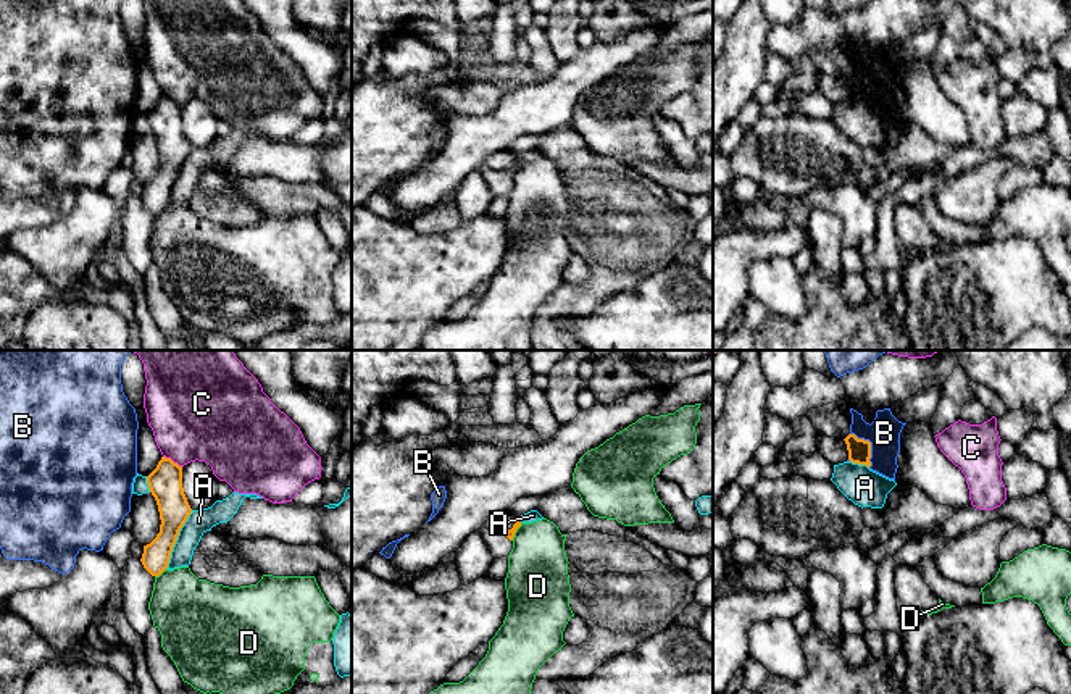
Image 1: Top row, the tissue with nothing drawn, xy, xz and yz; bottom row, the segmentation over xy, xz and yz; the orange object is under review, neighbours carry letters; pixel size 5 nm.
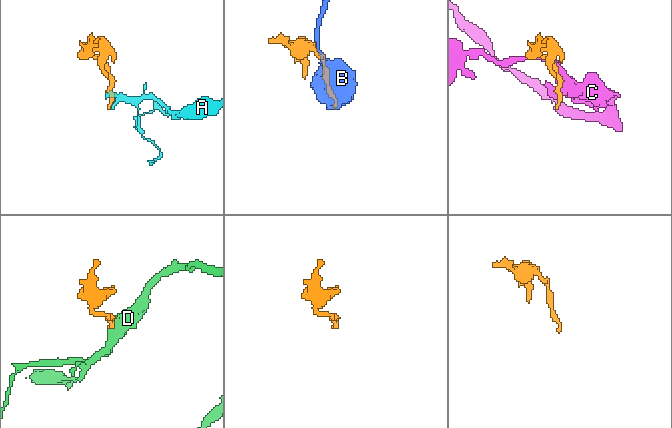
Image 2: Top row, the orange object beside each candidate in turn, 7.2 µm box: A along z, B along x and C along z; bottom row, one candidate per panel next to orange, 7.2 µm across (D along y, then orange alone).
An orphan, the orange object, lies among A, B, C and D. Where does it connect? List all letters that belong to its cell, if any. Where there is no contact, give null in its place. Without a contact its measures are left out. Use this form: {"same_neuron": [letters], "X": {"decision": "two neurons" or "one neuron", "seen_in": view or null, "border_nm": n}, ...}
{"same_neuron": [], "A": {"decision": "two neurons", "seen_in": "xy", "border_nm": 320}, "B": {"decision": "two neurons", "seen_in": "yz", "border_nm": 200}, "C": {"decision": "two neurons", "seen_in": "xy", "border_nm": 110}, "D": {"decision": "two neurons", "seen_in": "xy", "border_nm": 70}}

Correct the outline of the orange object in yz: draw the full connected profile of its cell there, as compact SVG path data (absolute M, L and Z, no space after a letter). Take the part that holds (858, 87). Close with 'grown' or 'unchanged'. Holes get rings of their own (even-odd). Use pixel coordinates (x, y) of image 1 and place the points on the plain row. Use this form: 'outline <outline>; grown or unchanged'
outline M848 73L845 77L848 98L852 102L871 105L871 81L865 77L858 77L855 73Z; unchanged

